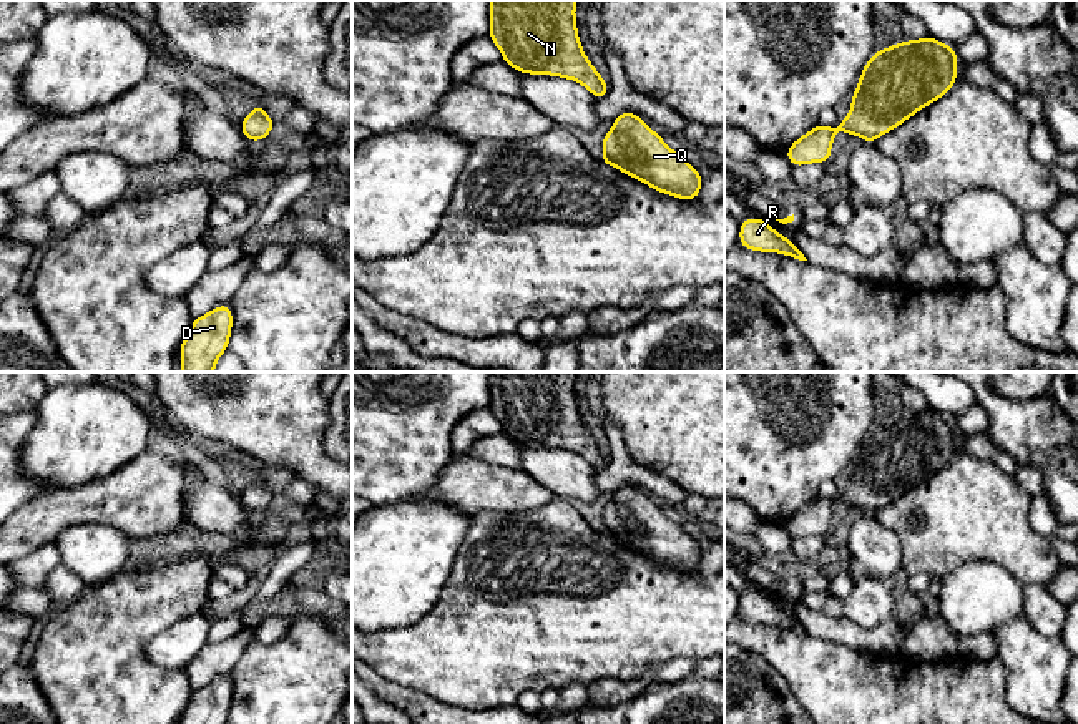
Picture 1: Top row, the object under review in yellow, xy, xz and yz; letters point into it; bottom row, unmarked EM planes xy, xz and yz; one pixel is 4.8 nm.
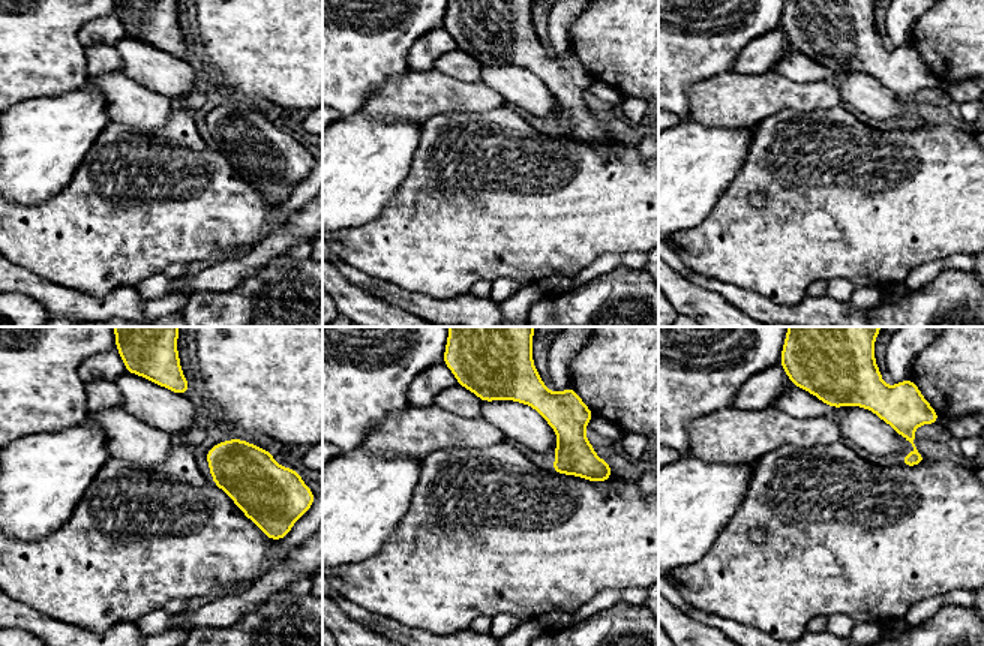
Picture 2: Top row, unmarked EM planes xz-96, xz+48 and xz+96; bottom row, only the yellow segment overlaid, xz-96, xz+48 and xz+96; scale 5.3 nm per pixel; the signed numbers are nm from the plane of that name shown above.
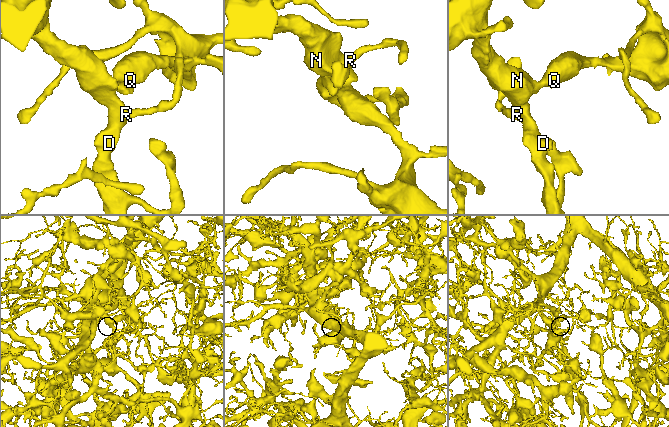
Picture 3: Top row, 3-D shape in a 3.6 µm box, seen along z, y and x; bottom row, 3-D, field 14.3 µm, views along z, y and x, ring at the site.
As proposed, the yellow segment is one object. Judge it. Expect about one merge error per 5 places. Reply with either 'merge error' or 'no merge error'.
no merge error

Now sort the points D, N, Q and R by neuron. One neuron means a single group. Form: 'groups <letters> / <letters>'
groups D N Q R

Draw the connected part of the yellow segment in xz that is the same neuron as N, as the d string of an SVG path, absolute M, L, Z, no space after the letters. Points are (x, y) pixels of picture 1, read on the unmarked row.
M490 372L488 408L502 423L502 433L518 445L568 450L583 457L596 472L608 467L608 452L603 452L586 430L576 400L576 372Z

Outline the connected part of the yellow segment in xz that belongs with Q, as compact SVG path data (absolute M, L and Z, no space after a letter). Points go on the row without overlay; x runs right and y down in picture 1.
M636 485L616 487L601 518L600 535L620 541L661 566L671 566L681 573L694 573L701 566L699 543L671 521L663 508Z

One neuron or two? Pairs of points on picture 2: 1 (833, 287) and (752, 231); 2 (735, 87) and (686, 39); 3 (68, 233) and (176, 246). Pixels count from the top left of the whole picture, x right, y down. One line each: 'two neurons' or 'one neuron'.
1: two neurons
2: two neurons
3: one neuron

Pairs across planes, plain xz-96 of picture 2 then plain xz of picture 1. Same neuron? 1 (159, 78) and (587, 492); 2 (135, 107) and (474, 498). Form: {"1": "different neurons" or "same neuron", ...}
{"1": "same neuron", "2": "same neuron"}

